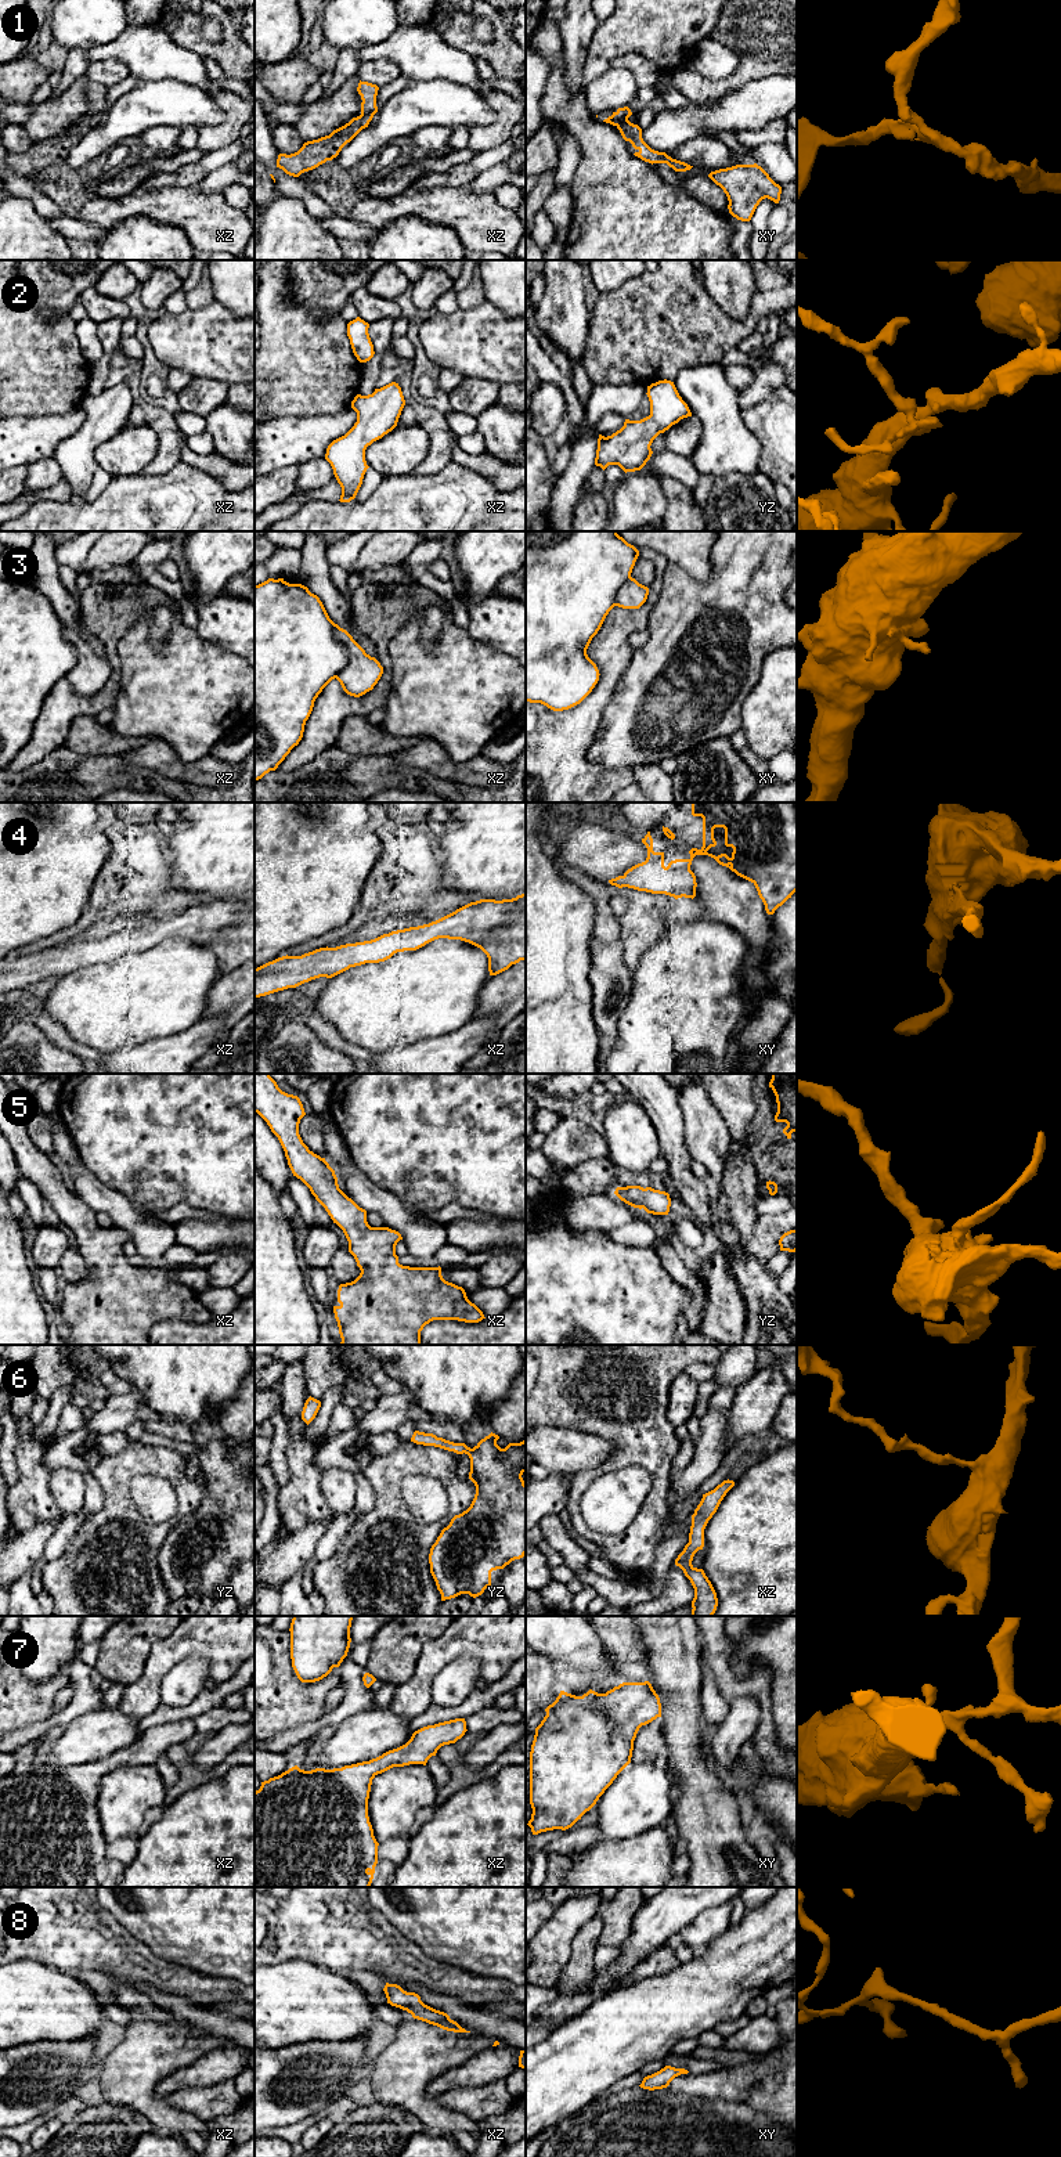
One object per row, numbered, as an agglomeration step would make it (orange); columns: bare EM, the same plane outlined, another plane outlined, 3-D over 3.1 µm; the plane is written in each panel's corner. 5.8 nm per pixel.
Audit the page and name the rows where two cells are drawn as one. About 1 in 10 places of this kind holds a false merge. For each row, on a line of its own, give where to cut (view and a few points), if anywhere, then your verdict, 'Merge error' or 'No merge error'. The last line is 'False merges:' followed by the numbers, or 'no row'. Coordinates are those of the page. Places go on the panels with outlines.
1: No split. No merge error
2: No split. No merge error
3: Split along xz (331, 621), (335, 637), (347, 652), (347, 666), (336, 677). Merge error
4: No split. No merge error
5: No split. No merge error
6: No split. No merge error
7: No split. No merge error
8: No split. No merge error
False merges: 3

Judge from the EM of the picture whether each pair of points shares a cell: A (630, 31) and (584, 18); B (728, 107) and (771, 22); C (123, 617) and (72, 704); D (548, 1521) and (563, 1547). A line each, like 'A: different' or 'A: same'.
A: different
B: different
C: same
D: same

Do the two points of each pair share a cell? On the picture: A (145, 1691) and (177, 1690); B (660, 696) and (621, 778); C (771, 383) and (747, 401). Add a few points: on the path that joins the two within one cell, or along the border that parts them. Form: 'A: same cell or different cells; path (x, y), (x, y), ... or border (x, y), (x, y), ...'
A: different cells; border (177, 1663), (162, 1680), (159, 1702)
B: different cells; border (595, 761), (610, 768), (630, 768), (632, 771)
C: same cell; path (765, 383), (753, 396)

